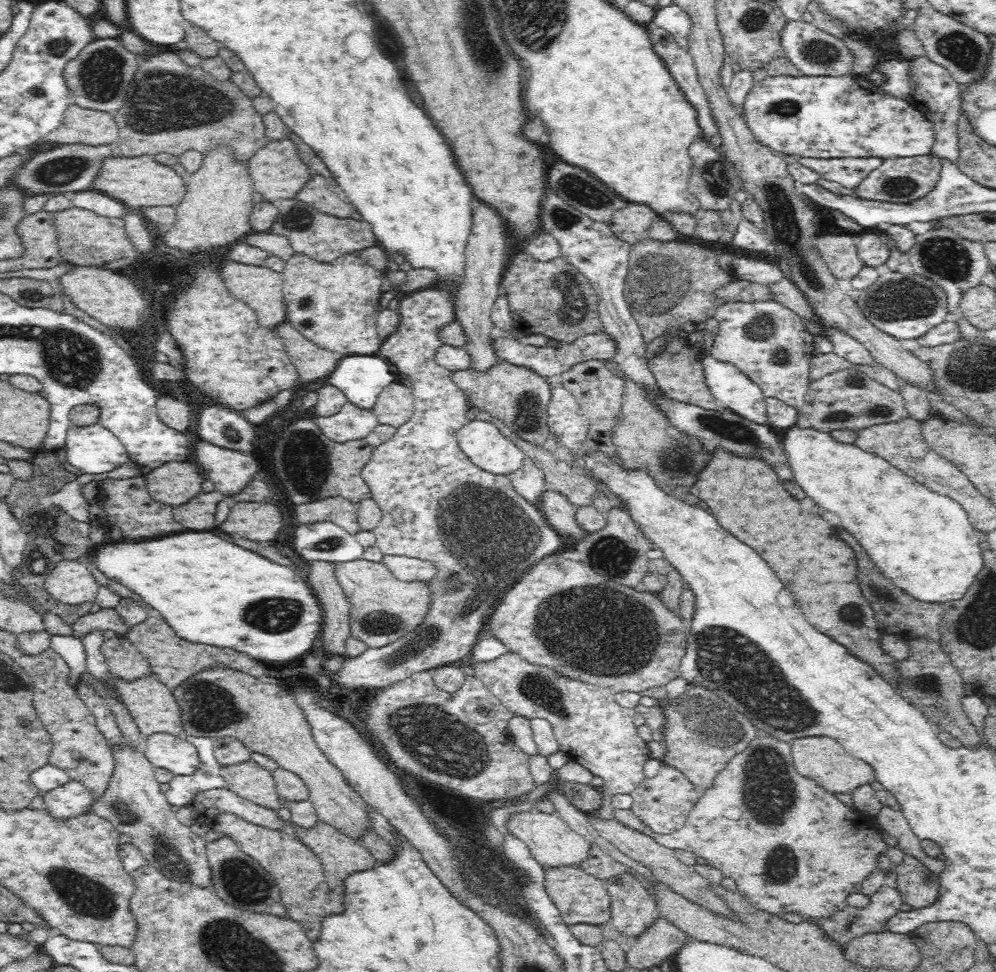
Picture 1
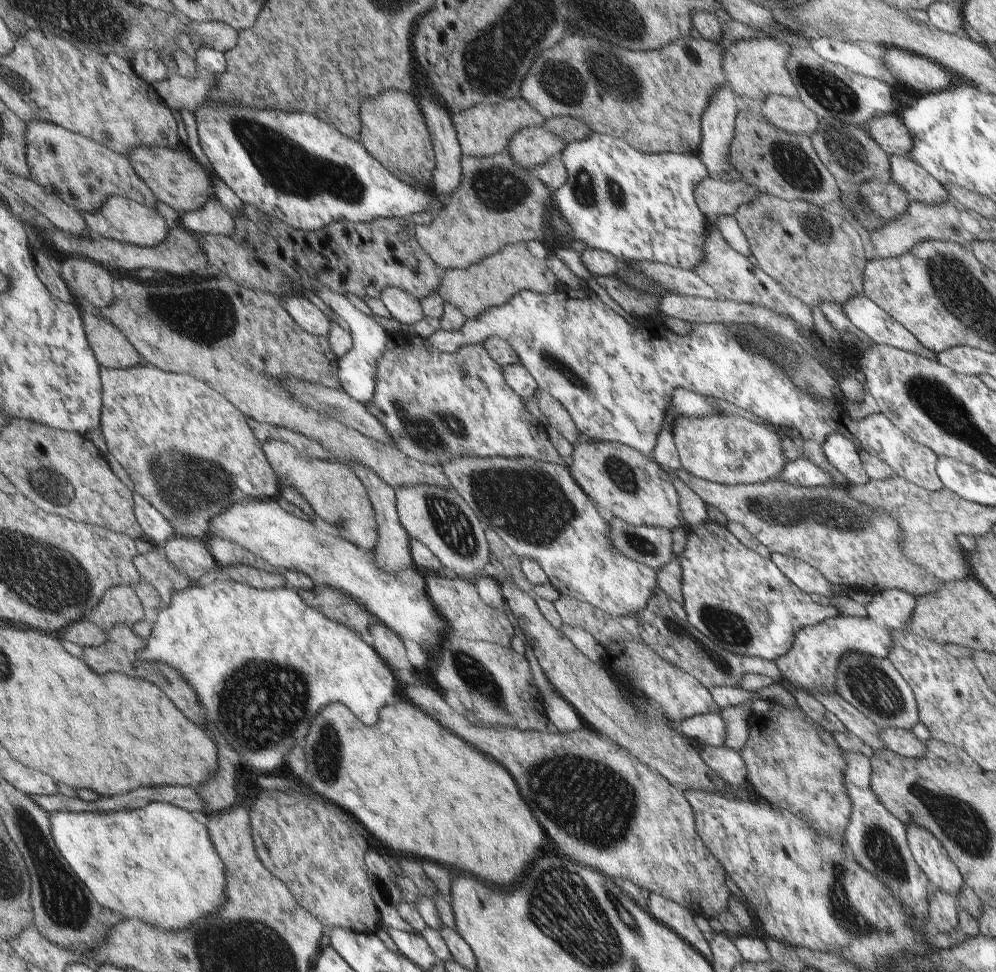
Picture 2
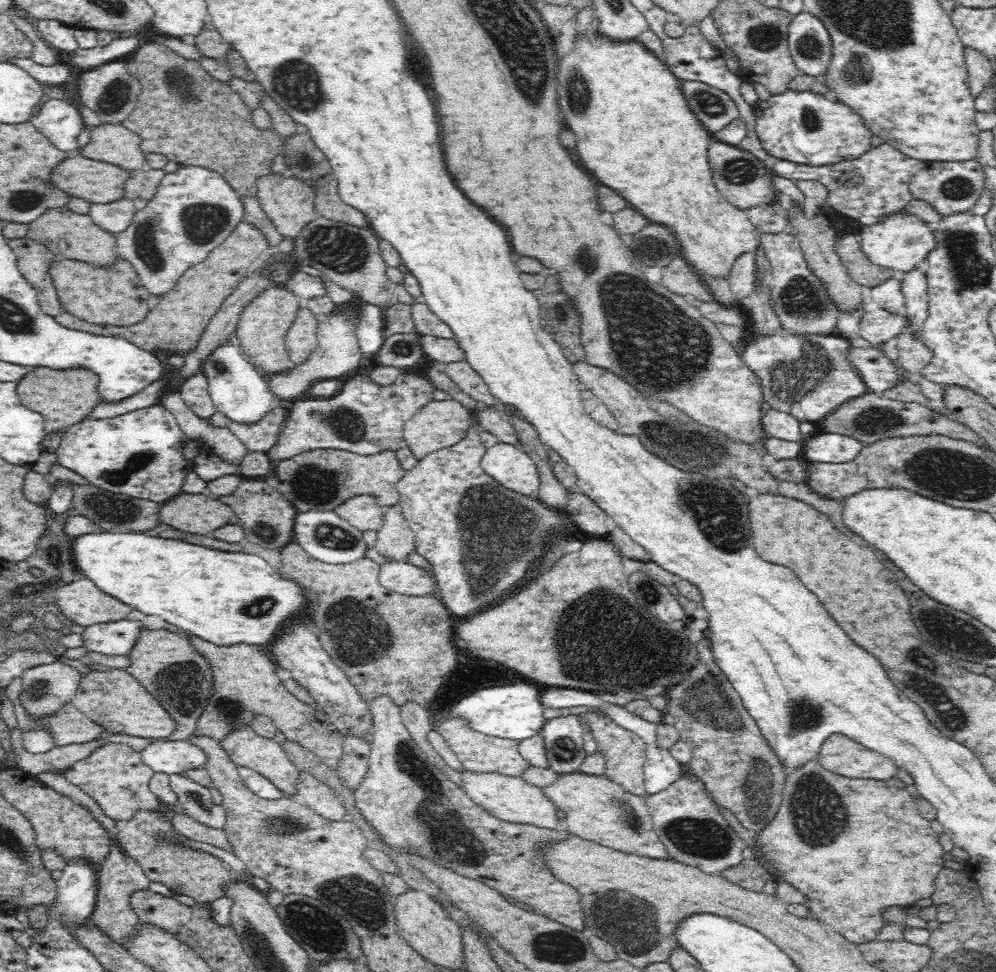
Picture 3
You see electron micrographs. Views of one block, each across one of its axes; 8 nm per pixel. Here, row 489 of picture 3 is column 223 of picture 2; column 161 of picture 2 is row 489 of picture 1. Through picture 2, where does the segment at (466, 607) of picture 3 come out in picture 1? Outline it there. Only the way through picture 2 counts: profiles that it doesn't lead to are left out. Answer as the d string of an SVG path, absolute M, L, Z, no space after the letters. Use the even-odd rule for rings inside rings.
M446 282L432 284L430 288L422 288L418 292L412 292L408 298L404 298L398 306L400 324L394 334L384 338L380 344L380 350L374 354L376 358L382 358L388 368L394 366L400 376L410 380L412 396L414 396L414 410L410 418L400 424L394 432L394 436L378 446L374 446L368 464L362 470L362 478L370 488L370 498L378 502L382 510L380 522L374 526L376 534L376 548L382 552L382 556L408 556L408 558L422 558L426 562L432 562L438 566L438 574L432 578L432 610L430 616L426 616L424 624L420 624L414 632L378 646L378 648L364 648L360 656L344 656L342 668L332 674L332 684L340 684L350 690L384 690L386 686L392 686L400 682L402 678L408 678L414 672L420 670L436 670L440 666L448 666L452 662L462 660L464 656L472 654L472 646L476 644L476 636L480 636L482 622L486 616L492 616L492 606L500 596L504 596L518 578L532 568L532 564L538 564L540 560L548 556L556 556L562 548L562 538L552 530L552 526L546 522L542 514L542 496L532 506L524 498L512 490L506 476L492 474L476 466L458 446L454 432L468 422L466 414L472 408L468 402L468 396L458 388L458 384L452 380L454 372L442 368L436 362L436 352L444 346L440 340L442 330L456 320L456 308L454 308L454 290Z

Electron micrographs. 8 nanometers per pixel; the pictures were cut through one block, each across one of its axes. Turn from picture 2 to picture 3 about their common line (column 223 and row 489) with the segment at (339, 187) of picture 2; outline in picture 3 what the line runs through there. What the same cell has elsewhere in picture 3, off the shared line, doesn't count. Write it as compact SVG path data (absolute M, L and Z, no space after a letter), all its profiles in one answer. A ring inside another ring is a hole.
M156 404L112 418L88 416L78 424L68 426L54 452L60 468L84 476L100 490L164 504L174 494L184 492L184 480L192 472L190 460L184 458L186 442L188 438L176 424L172 412L162 404Z

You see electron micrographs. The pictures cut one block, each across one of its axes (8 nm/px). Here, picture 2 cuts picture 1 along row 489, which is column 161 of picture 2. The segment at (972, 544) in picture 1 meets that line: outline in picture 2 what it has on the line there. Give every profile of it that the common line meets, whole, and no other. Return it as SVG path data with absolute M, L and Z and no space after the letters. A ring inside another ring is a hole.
M151 802L145 808L139 808L139 810L121 810L121 812L49 812L49 814L51 814L51 830L53 830L53 836L55 836L55 842L57 842L59 850L63 852L63 856L67 858L67 862L73 866L73 870L79 874L79 878L83 878L83 882L91 888L91 892L95 894L95 898L99 900L99 904L103 904L103 908L117 910L127 920L139 918L139 920L145 920L149 924L155 924L155 926L159 926L163 930L177 932L177 930L185 930L185 928L193 926L195 922L199 922L205 916L211 916L227 900L225 862L219 856L219 850L215 848L215 842L211 840L209 826L207 826L205 818L199 816L199 814L193 814L193 812L185 810L185 808L177 808L177 806L173 806L169 802Z

